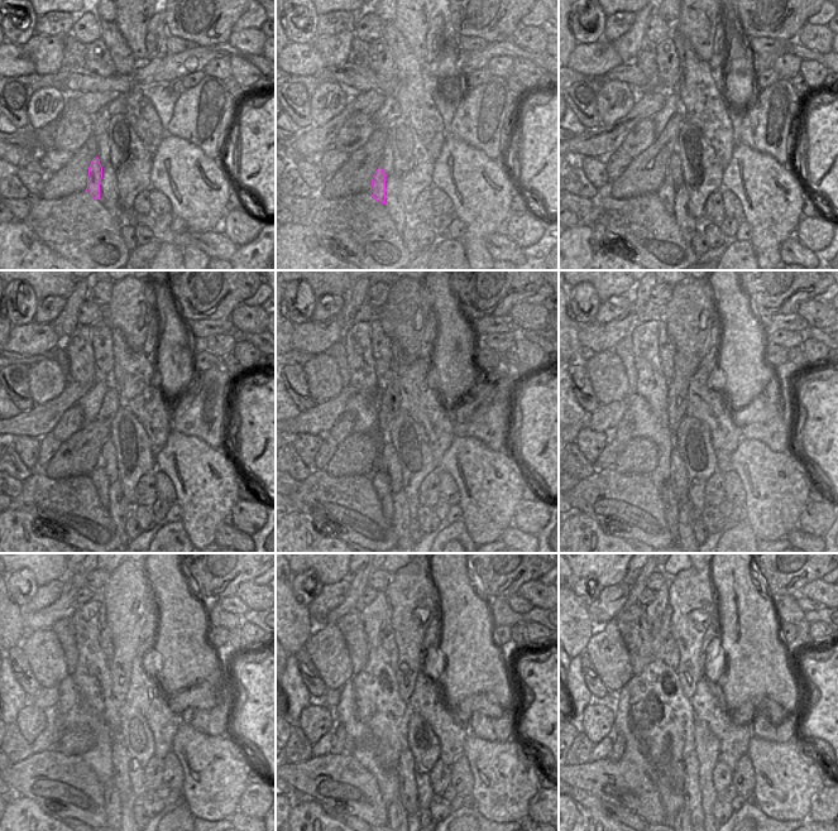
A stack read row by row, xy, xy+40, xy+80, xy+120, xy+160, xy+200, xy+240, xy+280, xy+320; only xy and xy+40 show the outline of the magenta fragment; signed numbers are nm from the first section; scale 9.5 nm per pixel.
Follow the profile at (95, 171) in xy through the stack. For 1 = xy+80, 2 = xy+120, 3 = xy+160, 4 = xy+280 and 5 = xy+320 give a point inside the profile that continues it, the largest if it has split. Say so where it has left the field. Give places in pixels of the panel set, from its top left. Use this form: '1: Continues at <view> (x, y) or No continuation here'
1: Continues at xy+80 (666, 191)
2: Continues at xy+120 (99, 476)
3: Continues at xy+160 (381, 481)
4: Continues at xy+280 (394, 808)
5: Continues at xy+320 (684, 810).

